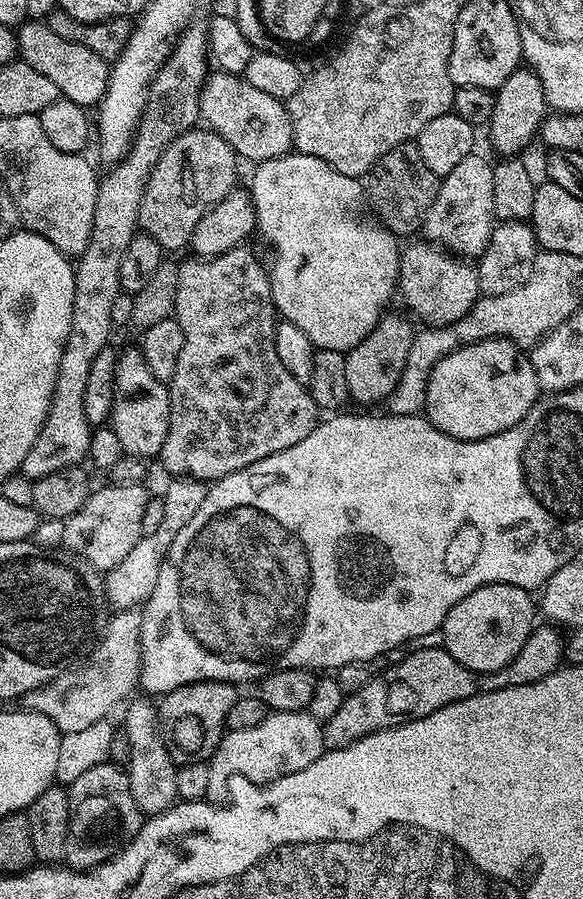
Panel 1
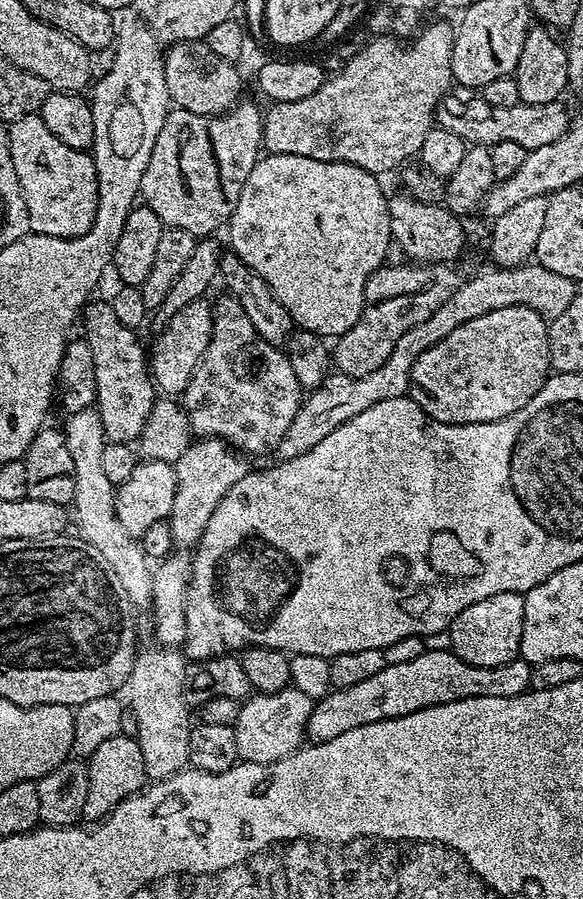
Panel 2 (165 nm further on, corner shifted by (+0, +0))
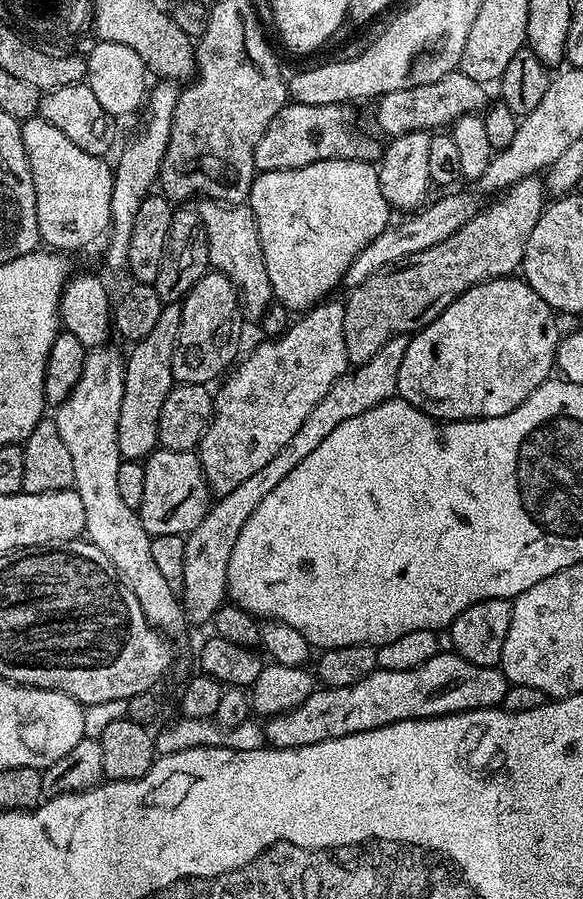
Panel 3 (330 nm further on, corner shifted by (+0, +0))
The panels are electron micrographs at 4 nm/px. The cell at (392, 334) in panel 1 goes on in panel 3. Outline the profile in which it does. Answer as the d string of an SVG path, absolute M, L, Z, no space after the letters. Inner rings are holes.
M539 175L522 178L507 189L503 194L497 195L496 200L489 208L484 207L462 230L450 234L446 242L438 242L438 246L430 246L430 250L422 250L414 254L403 264L389 266L384 271L366 278L362 286L351 289L347 293L348 300L343 301L344 306L344 337L346 338L346 354L349 365L355 366L370 362L386 342L395 336L408 336L415 334L426 327L454 298L458 298L466 290L478 286L487 280L499 280L502 276L512 276L523 265L526 254L526 242L534 231L534 222L544 212L546 207L546 189L543 179Z

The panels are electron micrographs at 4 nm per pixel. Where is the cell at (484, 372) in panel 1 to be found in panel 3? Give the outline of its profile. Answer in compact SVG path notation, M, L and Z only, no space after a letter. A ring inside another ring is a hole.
M502 276L499 280L487 280L470 290L466 290L458 298L454 298L454 302L450 302L450 306L446 306L446 310L442 310L442 314L438 314L438 318L434 318L434 322L427 324L409 339L406 354L402 354L402 366L398 366L396 390L399 399L410 402L418 410L425 412L427 416L432 416L441 422L485 420L486 418L498 418L510 414L515 408L522 406L522 402L526 402L526 398L530 398L530 394L534 394L534 390L538 390L538 386L542 386L553 375L556 348L562 339L562 331L560 332L559 326L556 325L556 319L558 316L553 308L542 298L538 298L536 291L523 278Z

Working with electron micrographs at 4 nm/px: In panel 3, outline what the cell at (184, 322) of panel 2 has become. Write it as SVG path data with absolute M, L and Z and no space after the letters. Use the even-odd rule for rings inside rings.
M215 270L205 272L184 297L180 313L182 322L178 326L178 342L174 346L172 379L176 384L211 385L211 380L215 376L223 377L237 359L240 335L246 327L244 315L240 313L238 294L234 286L230 286L230 278Z

